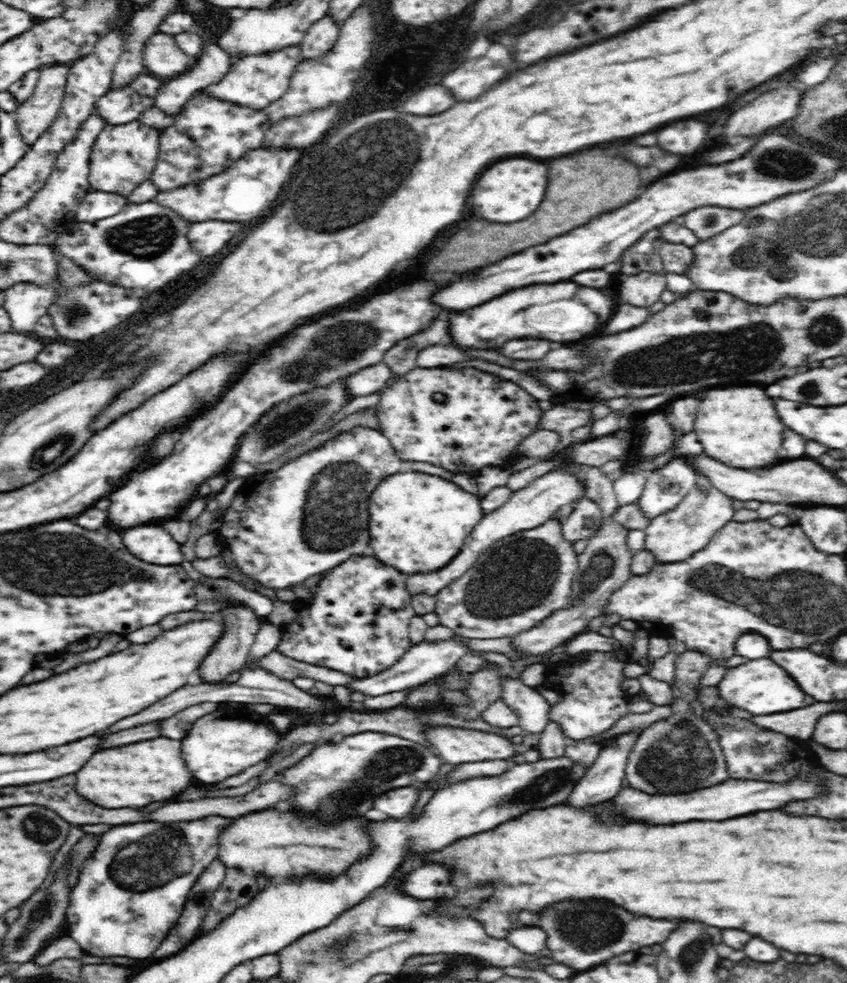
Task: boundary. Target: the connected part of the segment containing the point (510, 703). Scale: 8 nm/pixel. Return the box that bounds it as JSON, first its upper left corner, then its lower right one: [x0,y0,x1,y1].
[500,676,550,732]

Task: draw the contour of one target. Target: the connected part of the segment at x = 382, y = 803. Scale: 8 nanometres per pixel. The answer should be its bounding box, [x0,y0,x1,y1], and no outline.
[374,786,418,818]

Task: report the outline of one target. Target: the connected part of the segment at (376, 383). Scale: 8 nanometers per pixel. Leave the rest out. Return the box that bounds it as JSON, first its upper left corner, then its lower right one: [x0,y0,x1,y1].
[345,362,393,396]

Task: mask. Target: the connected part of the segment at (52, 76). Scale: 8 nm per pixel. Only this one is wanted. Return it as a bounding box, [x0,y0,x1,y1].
[14,66,68,145]

